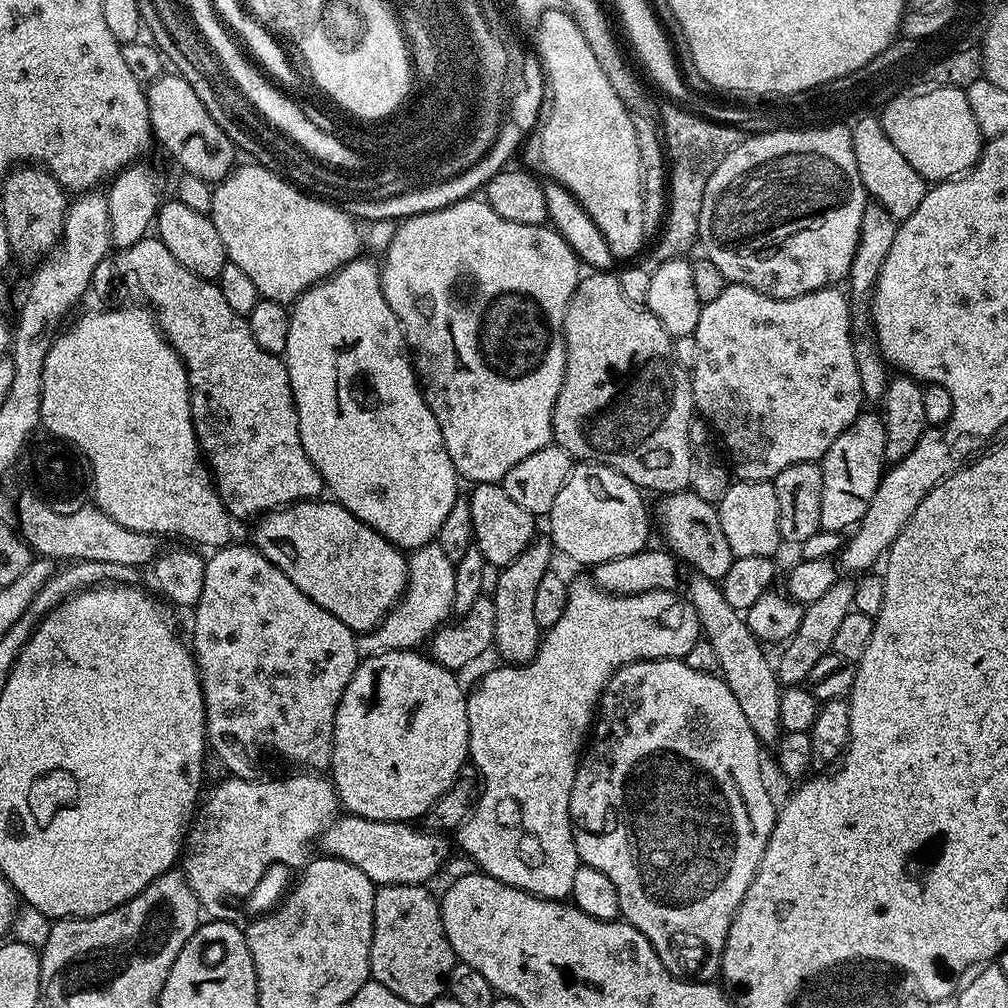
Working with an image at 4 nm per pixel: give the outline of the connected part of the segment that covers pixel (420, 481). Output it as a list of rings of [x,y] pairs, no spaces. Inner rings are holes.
[[[357,258],[351,260],[349,264],[342,265],[339,270],[328,277],[327,280],[321,280],[320,283],[315,284],[313,288],[307,288],[301,296],[295,300],[291,305],[290,315],[288,321],[290,322],[290,338],[286,338],[286,350],[283,354],[284,365],[288,368],[288,377],[290,378],[290,386],[294,394],[294,402],[298,410],[298,430],[302,434],[302,446],[306,450],[306,454],[310,458],[310,462],[314,462],[314,466],[318,470],[318,474],[324,480],[325,489],[330,493],[331,499],[335,500],[337,504],[341,504],[346,510],[350,510],[350,514],[354,514],[354,518],[358,518],[362,522],[366,522],[366,526],[370,526],[378,534],[382,534],[382,538],[386,538],[390,543],[396,545],[401,550],[415,550],[426,546],[428,543],[435,541],[439,537],[442,530],[442,521],[445,520],[446,514],[450,514],[450,506],[454,506],[454,502],[458,499],[458,492],[456,492],[456,483],[458,477],[456,474],[456,467],[450,458],[450,454],[446,450],[446,442],[442,442],[442,430],[438,430],[438,418],[434,418],[434,414],[430,410],[430,406],[426,406],[424,395],[420,393],[420,382],[416,378],[416,370],[412,366],[412,357],[409,353],[407,344],[404,343],[404,331],[398,322],[398,318],[394,314],[394,310],[390,310],[390,302],[386,302],[386,298],[382,294],[382,286],[380,285],[380,270],[381,265],[376,264],[372,260],[363,260]]]

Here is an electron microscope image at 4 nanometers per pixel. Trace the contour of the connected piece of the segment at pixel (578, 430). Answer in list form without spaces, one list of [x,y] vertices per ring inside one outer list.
[[[589,271],[581,279],[579,286],[574,290],[570,298],[570,306],[566,310],[566,322],[564,323],[564,345],[566,346],[566,370],[562,390],[558,390],[558,398],[554,402],[554,414],[552,415],[552,439],[562,450],[572,455],[573,461],[587,462],[589,464],[605,464],[618,474],[630,478],[636,487],[641,490],[653,488],[656,494],[667,494],[669,492],[683,492],[691,485],[694,464],[692,465],[692,451],[694,445],[690,439],[690,433],[694,423],[694,405],[692,402],[692,377],[689,369],[679,368],[676,360],[672,357],[673,337],[654,318],[654,314],[647,307],[635,304],[628,300],[620,280],[612,276],[611,271]]]

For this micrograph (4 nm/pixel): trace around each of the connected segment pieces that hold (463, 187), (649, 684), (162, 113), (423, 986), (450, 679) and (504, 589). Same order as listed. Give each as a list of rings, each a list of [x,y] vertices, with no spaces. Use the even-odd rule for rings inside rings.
[[[503,121],[500,125],[499,134],[496,136],[495,142],[492,143],[490,149],[485,155],[475,162],[472,167],[455,175],[453,178],[447,180],[435,181],[419,188],[409,190],[407,194],[396,195],[385,200],[372,200],[367,203],[369,221],[374,220],[391,220],[403,219],[409,216],[417,216],[420,213],[430,213],[434,210],[444,209],[448,205],[452,205],[456,201],[469,199],[475,195],[480,189],[483,189],[485,184],[488,184],[490,178],[494,174],[507,167],[511,160],[510,158],[515,154],[522,142],[523,129],[514,124],[512,121]],[[502,146],[504,148],[498,148]]]
[[[635,660],[633,664],[622,666],[612,675],[600,698],[598,719],[591,729],[590,743],[580,757],[580,765],[576,767],[574,790],[570,794],[574,842],[580,862],[594,866],[594,870],[602,870],[602,874],[606,874],[606,878],[614,882],[614,890],[618,890],[621,917],[633,924],[652,943],[662,966],[666,966],[666,970],[670,970],[670,974],[679,980],[712,982],[717,979],[730,922],[746,890],[754,882],[754,874],[762,862],[762,854],[776,825],[778,804],[777,801],[772,801],[768,784],[764,781],[764,772],[759,768],[760,750],[761,740],[756,737],[742,714],[742,709],[726,681],[716,674],[690,670],[690,666],[686,666],[683,660]]]
[[[161,74],[146,88],[152,135],[176,159],[181,173],[189,172],[209,182],[219,182],[232,171],[238,152],[218,128],[196,85],[175,74]]]
[[[386,884],[376,889],[372,945],[368,966],[371,979],[413,1006],[430,1006],[445,995],[448,975],[457,958],[440,920],[440,902],[422,884]]]
[[[420,650],[396,651],[378,654],[376,657],[361,659],[356,665],[354,674],[342,694],[342,698],[336,707],[334,718],[334,746],[332,747],[332,767],[330,779],[336,786],[336,795],[340,797],[340,803],[351,815],[370,818],[371,820],[385,820],[386,822],[416,822],[427,817],[432,807],[450,790],[450,786],[458,778],[458,770],[469,759],[468,754],[468,697],[466,688],[456,681],[457,673],[453,669],[442,666],[431,655],[424,656]]]
[[[548,538],[533,540],[514,562],[500,569],[497,588],[491,593],[496,611],[496,629],[494,630],[494,648],[500,651],[501,661],[509,665],[527,664],[536,657],[540,649],[542,629],[534,619],[534,593],[538,591],[538,581],[542,574],[546,574],[552,567],[554,549]]]

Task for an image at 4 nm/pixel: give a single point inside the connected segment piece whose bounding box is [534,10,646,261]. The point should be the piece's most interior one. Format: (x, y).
(589, 145)

